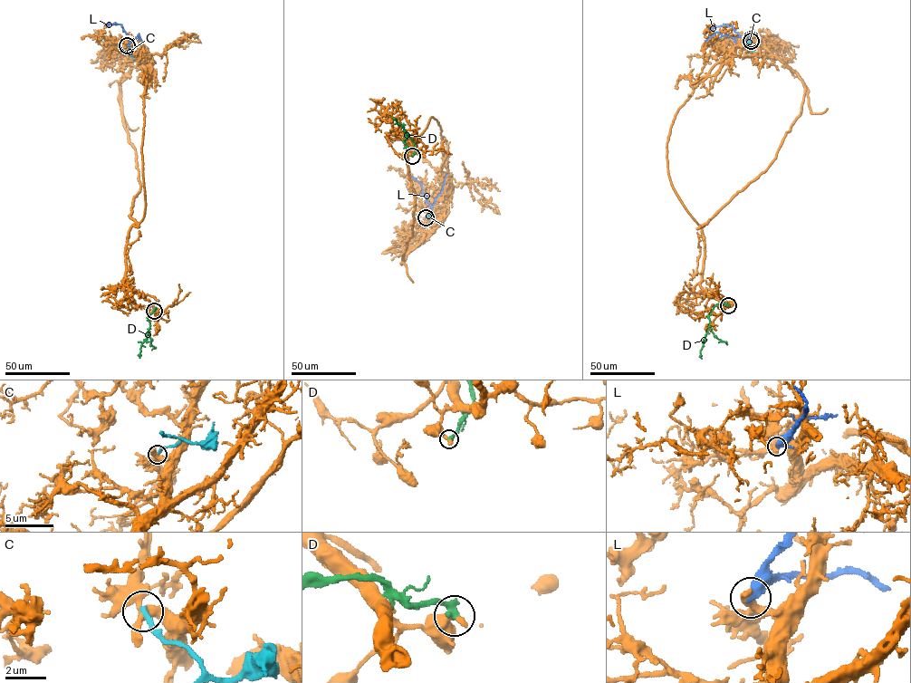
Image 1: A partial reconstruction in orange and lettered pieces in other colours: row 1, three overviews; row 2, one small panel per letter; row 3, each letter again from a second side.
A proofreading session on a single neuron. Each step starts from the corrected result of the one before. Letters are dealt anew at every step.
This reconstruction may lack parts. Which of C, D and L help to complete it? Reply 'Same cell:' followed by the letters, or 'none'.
Same cell: none

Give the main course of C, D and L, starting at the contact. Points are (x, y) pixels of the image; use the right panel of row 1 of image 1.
C: (751, 39), (749, 48), (753, 52)
D: (728, 305), (716, 303), (711, 312), (709, 327), (700, 351), (701, 359)
L: (751, 41), (743, 39), (726, 24), (711, 29)

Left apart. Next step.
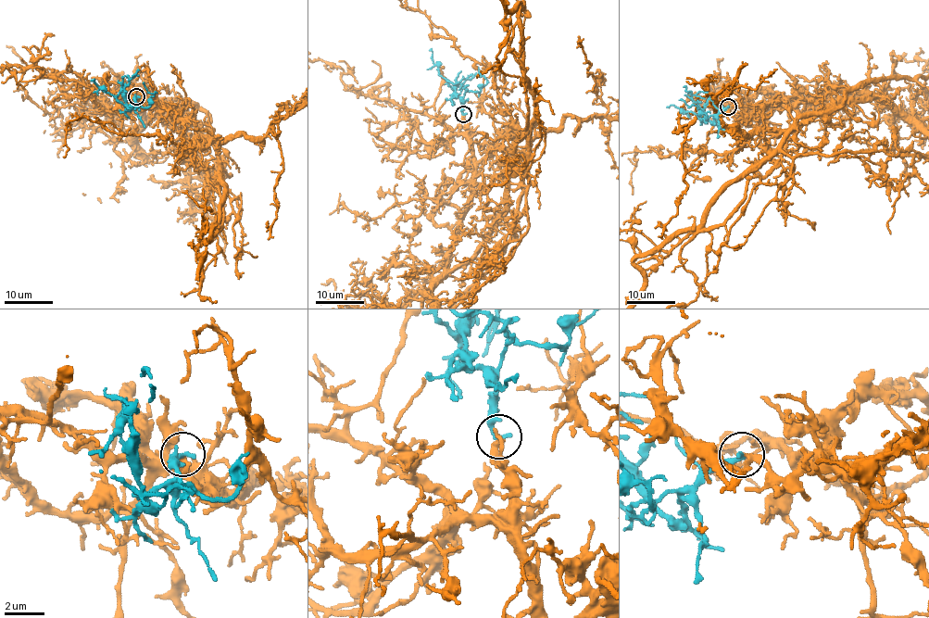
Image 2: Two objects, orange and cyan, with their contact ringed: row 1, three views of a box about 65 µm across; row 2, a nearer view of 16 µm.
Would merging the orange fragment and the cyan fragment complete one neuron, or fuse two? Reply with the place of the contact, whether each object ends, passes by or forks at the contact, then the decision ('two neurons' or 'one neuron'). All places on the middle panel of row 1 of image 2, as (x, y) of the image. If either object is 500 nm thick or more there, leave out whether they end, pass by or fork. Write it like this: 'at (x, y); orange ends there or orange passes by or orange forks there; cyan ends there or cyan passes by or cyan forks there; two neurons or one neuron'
at (463, 114); orange passes by; cyan ends there; one neuron

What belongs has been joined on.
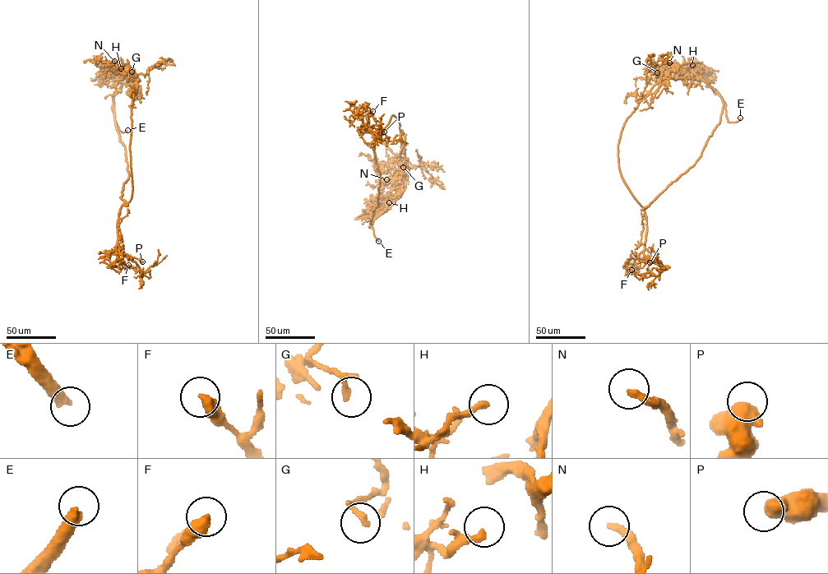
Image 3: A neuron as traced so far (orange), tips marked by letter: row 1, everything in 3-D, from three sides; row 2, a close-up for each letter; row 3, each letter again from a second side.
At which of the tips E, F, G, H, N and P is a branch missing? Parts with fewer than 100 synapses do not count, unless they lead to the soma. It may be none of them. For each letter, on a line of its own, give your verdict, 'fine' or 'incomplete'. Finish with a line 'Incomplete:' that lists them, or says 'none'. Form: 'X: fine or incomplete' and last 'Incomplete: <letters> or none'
E: incomplete
F: fine
G: fine
H: fine
N: incomplete
P: incomplete
Incomplete: E, N, P

